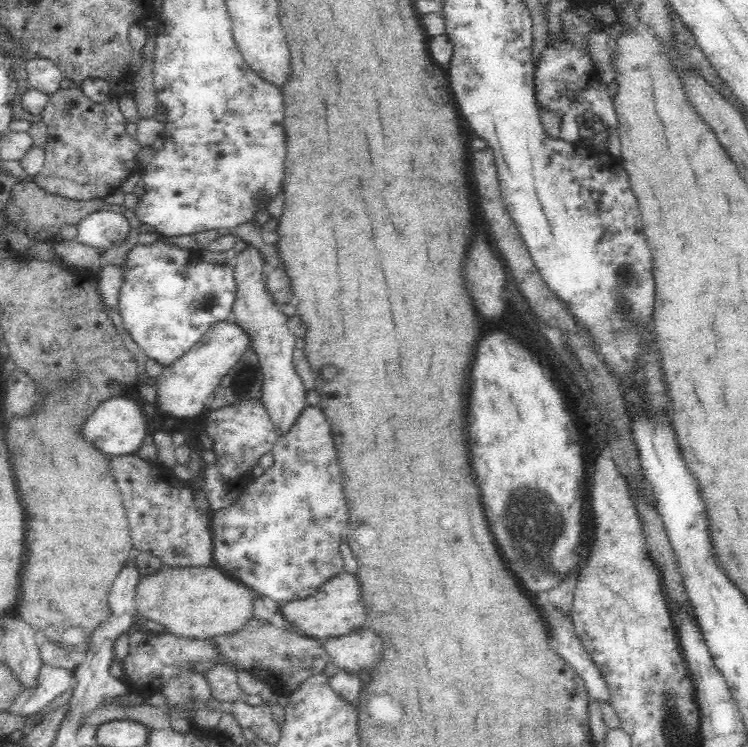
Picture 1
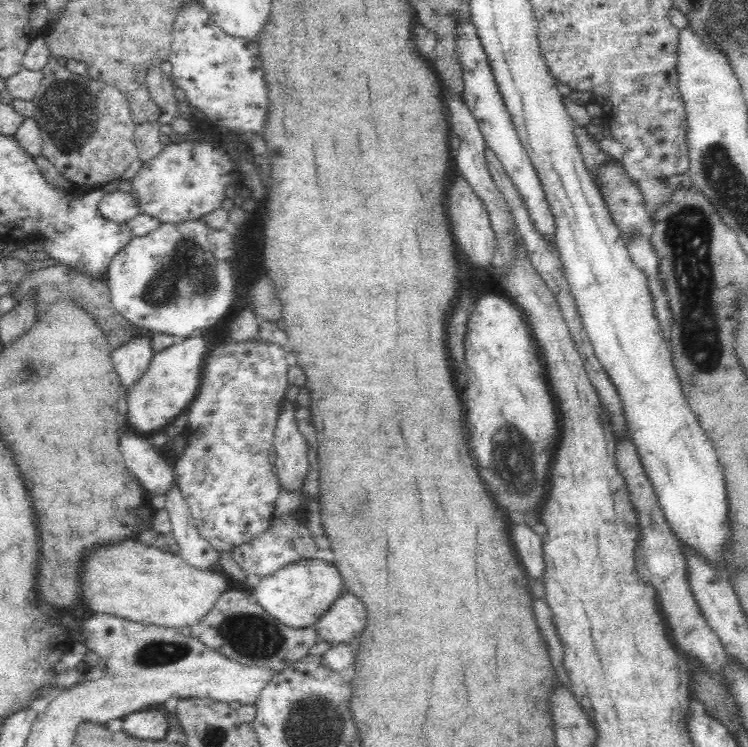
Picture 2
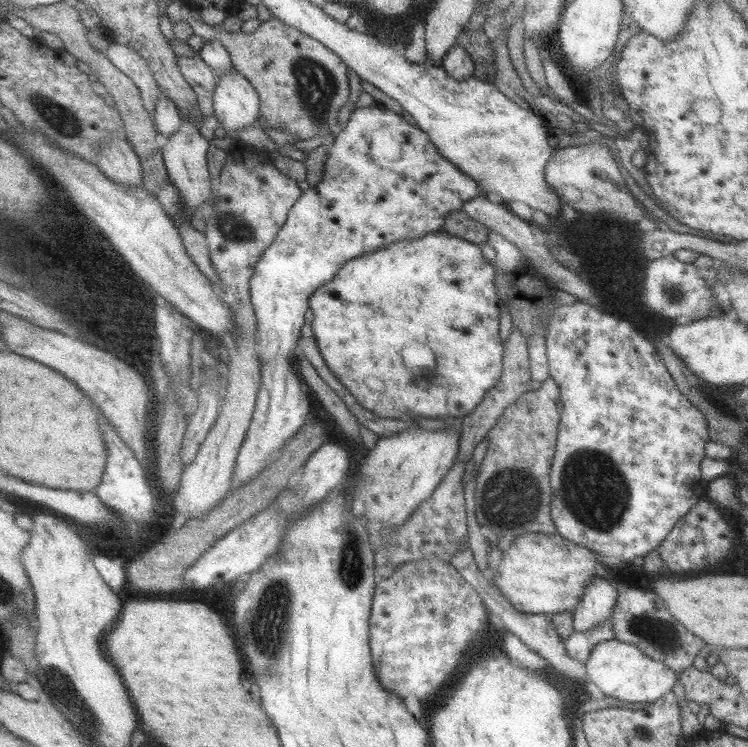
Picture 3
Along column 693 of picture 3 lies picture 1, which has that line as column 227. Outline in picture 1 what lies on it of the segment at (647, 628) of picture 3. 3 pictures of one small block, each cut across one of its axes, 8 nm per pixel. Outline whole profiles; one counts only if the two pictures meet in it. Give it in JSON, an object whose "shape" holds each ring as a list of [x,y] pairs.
{"shape":[[[252,618],[252,620],[244,626],[244,630],[240,631],[241,632],[234,635],[218,636],[208,641],[214,641],[214,643],[216,643],[216,647],[218,647],[218,657],[228,658],[228,660],[232,660],[232,662],[237,662],[241,668],[245,668],[244,670],[252,676],[276,689],[279,695],[290,696],[300,684],[304,684],[304,682],[312,678],[312,676],[322,674],[324,670],[326,670],[328,662],[331,662],[321,641],[301,636],[296,632],[291,634],[290,630],[279,630],[272,624],[262,624],[257,618]]]}

